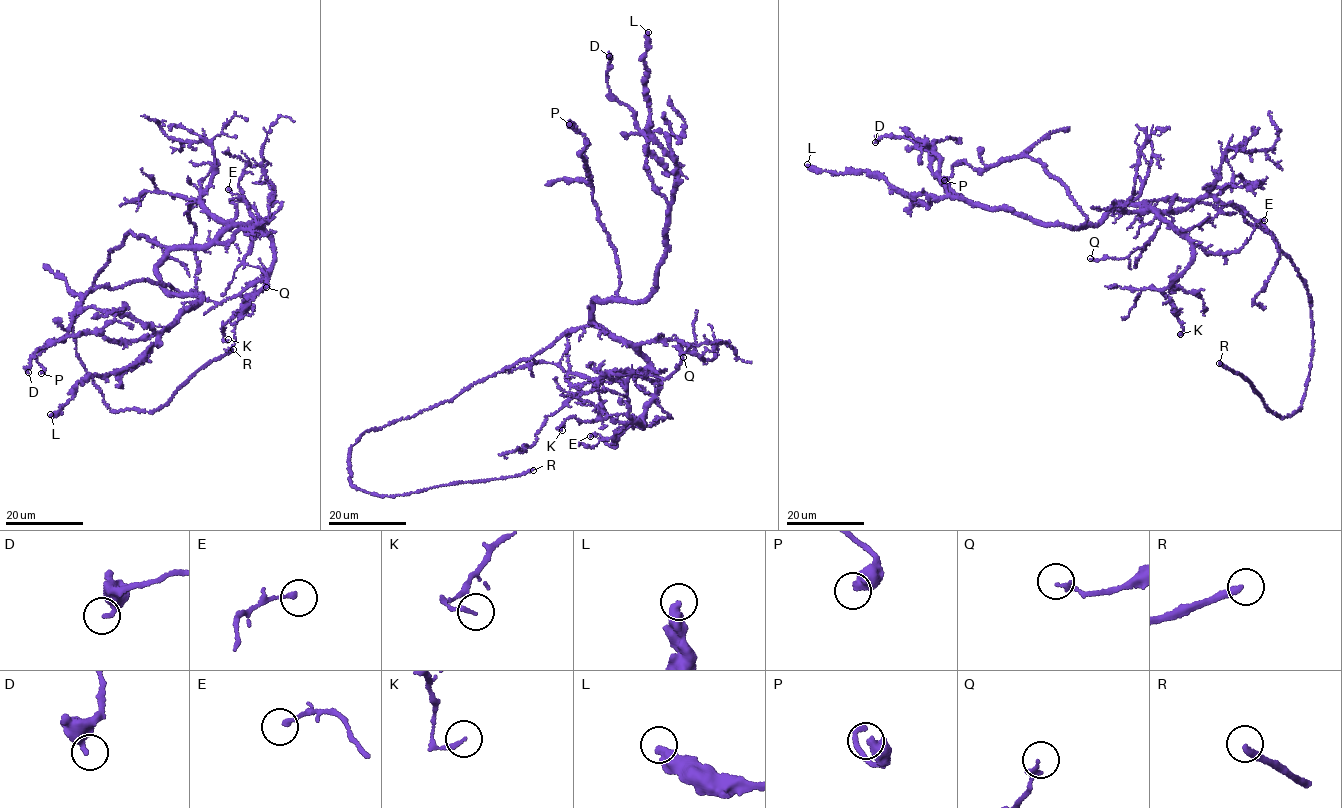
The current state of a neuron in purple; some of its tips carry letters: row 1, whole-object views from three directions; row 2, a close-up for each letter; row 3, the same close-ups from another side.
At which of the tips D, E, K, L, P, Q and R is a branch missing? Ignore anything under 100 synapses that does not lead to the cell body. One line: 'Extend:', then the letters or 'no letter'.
Extend: R

